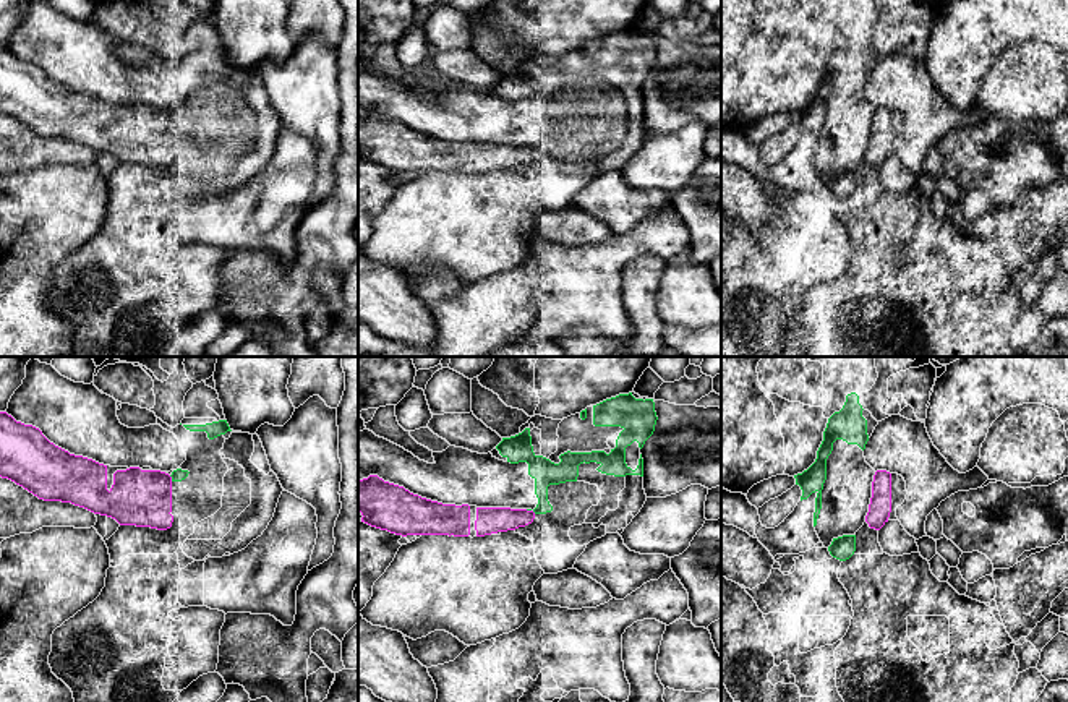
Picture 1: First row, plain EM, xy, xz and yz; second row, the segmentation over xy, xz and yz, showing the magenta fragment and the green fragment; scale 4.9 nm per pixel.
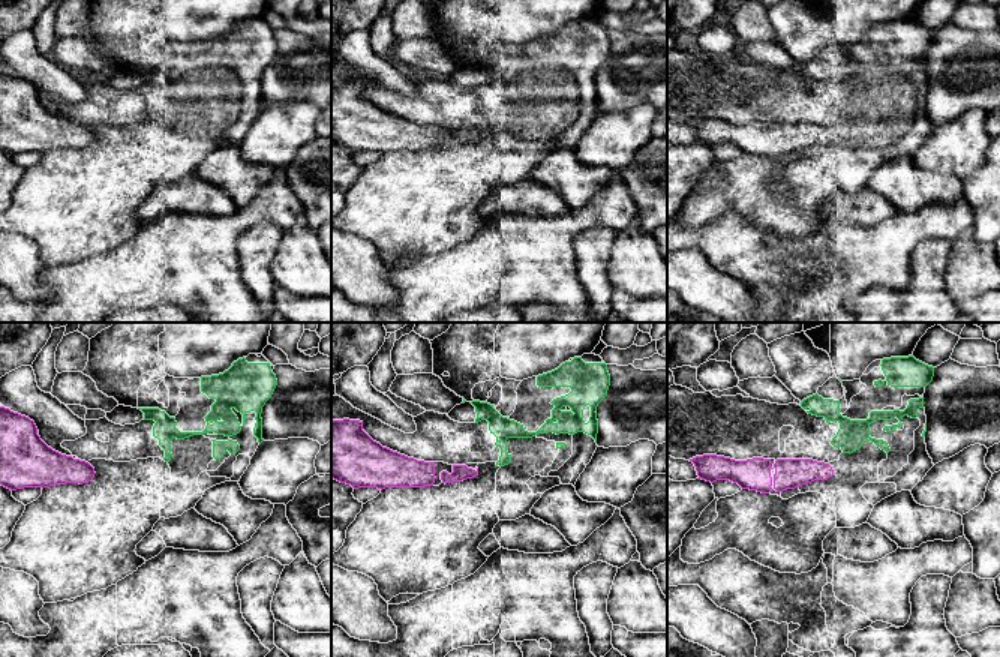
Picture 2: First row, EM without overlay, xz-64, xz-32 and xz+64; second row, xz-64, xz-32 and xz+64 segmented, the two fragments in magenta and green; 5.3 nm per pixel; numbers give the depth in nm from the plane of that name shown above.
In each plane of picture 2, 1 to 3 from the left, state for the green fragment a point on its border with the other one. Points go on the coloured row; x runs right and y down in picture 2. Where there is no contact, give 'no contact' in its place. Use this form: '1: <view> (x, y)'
1: no contact
2: no contact
3: no contact

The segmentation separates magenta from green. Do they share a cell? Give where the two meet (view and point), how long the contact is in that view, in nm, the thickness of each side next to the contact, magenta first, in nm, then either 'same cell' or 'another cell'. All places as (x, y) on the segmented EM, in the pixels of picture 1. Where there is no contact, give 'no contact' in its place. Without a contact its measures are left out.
contact xy (170, 479); length 40 nm; calibres 280 and 60 nm; another cell

